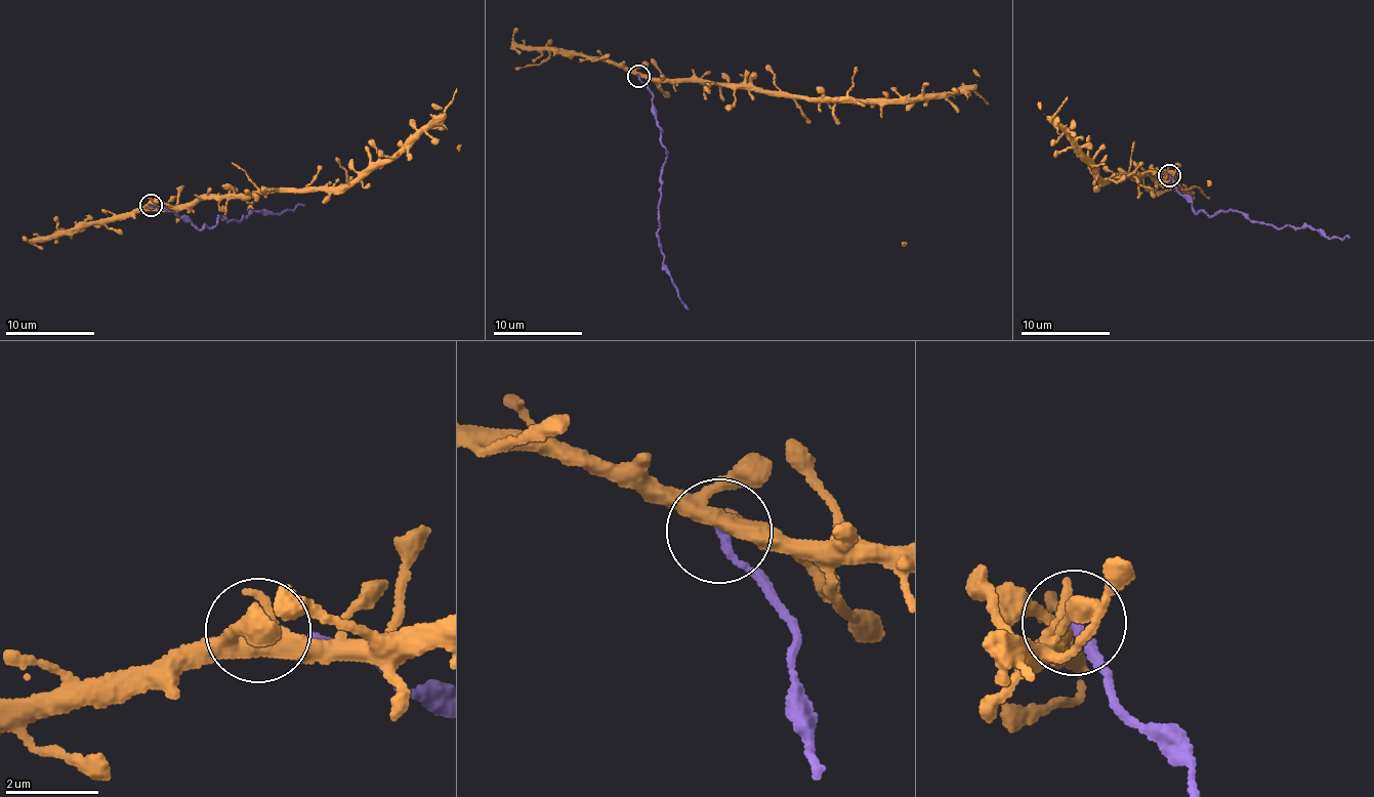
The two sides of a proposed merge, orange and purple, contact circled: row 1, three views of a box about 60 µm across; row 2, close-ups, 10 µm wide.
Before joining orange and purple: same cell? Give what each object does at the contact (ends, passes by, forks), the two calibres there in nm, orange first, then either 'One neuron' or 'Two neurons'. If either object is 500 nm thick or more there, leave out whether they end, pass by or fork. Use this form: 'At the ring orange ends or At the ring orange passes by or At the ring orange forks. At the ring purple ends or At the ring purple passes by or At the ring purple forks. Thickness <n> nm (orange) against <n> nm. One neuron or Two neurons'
At the ring orange forks. At the ring purple ends. Thickness 360 nm (orange) against 170 nm. Two neurons

